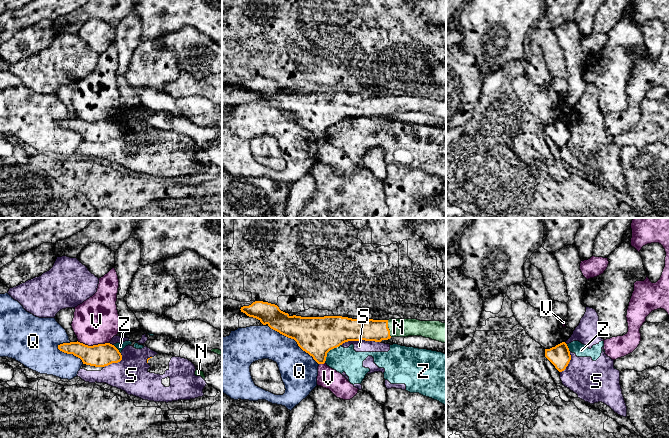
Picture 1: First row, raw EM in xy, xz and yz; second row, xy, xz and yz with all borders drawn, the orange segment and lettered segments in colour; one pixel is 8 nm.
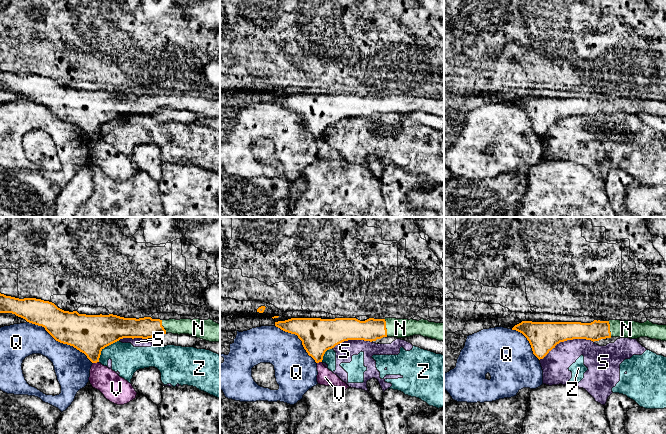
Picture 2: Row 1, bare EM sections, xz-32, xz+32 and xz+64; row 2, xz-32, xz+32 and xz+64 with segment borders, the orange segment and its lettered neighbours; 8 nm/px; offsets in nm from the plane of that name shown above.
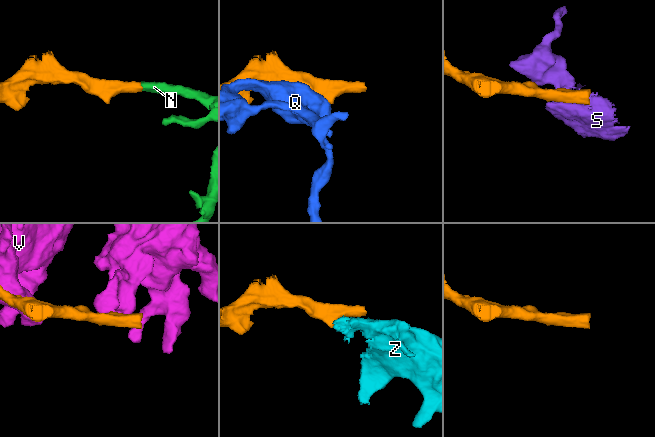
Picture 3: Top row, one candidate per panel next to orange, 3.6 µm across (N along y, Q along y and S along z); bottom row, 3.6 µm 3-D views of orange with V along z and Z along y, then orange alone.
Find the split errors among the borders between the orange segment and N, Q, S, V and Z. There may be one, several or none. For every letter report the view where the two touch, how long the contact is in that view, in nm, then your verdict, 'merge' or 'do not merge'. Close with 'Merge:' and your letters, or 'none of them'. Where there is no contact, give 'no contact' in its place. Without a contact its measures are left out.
N: meets orange in xz; contact 140 nm long; merge
Q: meets orange in xz; contact 500 nm long; do not merge
S: meets orange in xz; contact 320 nm long; do not merge
V: meets orange in xy; contact 260 nm long; do not merge
Z: meets orange in xz; contact 200 nm long; do not merge
Merge: N

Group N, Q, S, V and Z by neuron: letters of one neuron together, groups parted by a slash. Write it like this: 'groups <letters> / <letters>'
groups N / Q / S Z / V

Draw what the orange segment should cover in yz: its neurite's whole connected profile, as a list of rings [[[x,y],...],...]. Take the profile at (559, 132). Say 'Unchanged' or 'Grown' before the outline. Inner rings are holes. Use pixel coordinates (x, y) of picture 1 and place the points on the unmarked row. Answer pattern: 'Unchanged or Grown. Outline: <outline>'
Unchanged. Outline: [[[565,118],[550,125],[545,125],[545,133],[559,148],[564,147],[571,136],[569,124]]]

